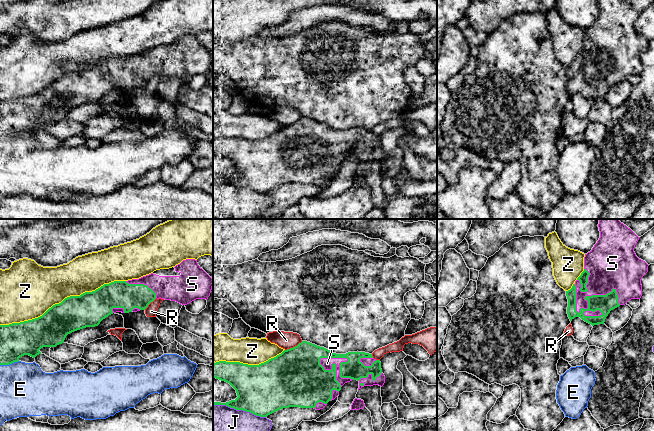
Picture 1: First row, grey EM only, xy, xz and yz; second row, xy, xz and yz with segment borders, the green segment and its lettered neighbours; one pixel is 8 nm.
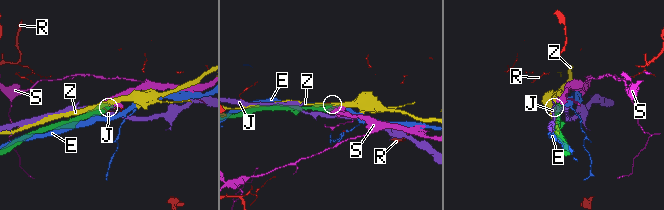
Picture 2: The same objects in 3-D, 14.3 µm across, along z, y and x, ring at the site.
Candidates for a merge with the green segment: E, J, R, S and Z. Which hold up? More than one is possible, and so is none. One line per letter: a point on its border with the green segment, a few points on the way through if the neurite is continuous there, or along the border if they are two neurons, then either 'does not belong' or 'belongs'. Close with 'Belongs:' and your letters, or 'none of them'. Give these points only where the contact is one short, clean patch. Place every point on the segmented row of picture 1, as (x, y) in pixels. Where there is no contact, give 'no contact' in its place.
E: contact xy (9, 363); does not belong
J: contact xz (239, 409); does not belong
R: contact xz (293, 347); does not belong
S: contact yz (585, 299); belongs
Z: contact xy (63, 300); does not belong
Belongs: S

